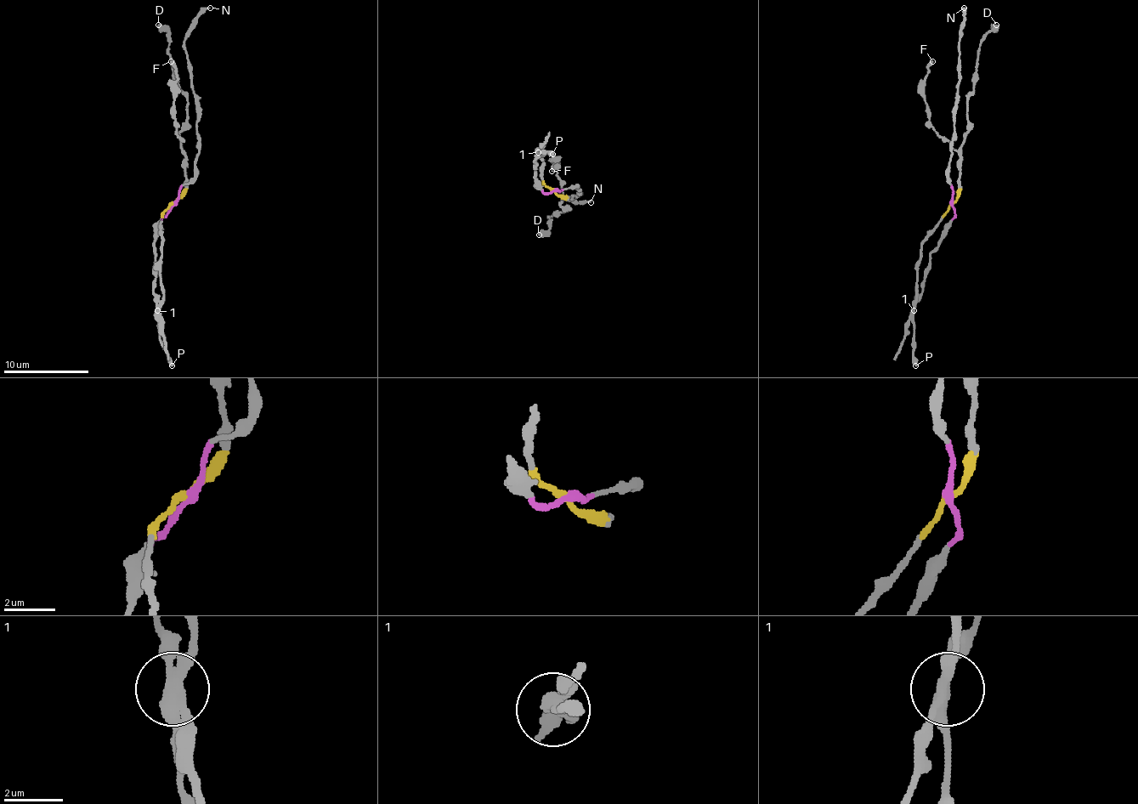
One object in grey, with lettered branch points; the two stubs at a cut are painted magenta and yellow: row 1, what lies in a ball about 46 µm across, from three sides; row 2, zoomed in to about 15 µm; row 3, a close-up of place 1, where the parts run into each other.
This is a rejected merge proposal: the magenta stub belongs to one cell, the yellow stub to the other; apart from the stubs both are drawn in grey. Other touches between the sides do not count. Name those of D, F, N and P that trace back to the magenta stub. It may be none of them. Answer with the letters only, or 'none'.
N, P

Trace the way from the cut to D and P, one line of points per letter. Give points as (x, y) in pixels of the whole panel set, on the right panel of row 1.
D: (952, 204), (959, 187), (959, 150), (965, 138), (967, 95), (973, 89), (980, 40), (997, 25)
P: (952, 204), (954, 217), (931, 255), (931, 268), (922, 287), (922, 296), (914, 306), (916, 365)

